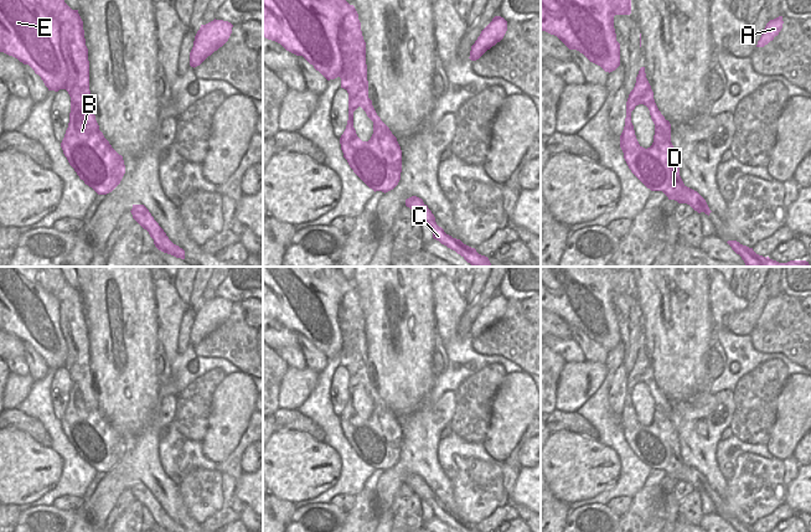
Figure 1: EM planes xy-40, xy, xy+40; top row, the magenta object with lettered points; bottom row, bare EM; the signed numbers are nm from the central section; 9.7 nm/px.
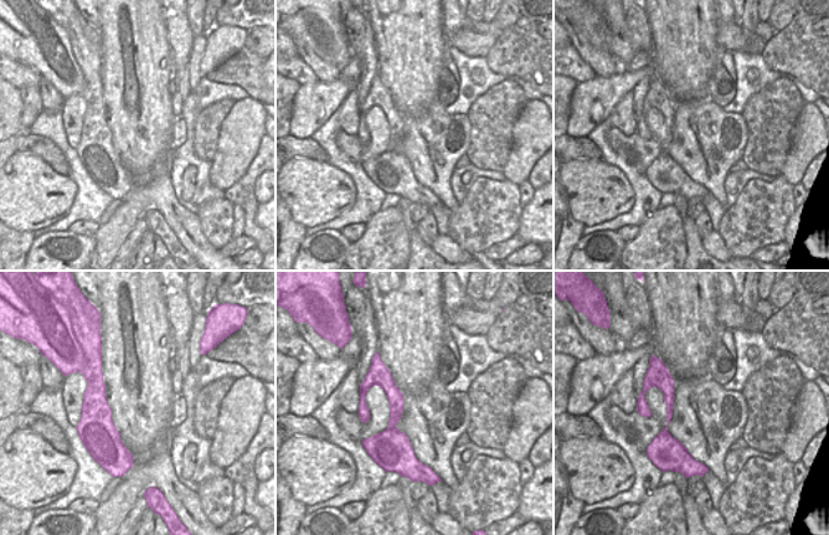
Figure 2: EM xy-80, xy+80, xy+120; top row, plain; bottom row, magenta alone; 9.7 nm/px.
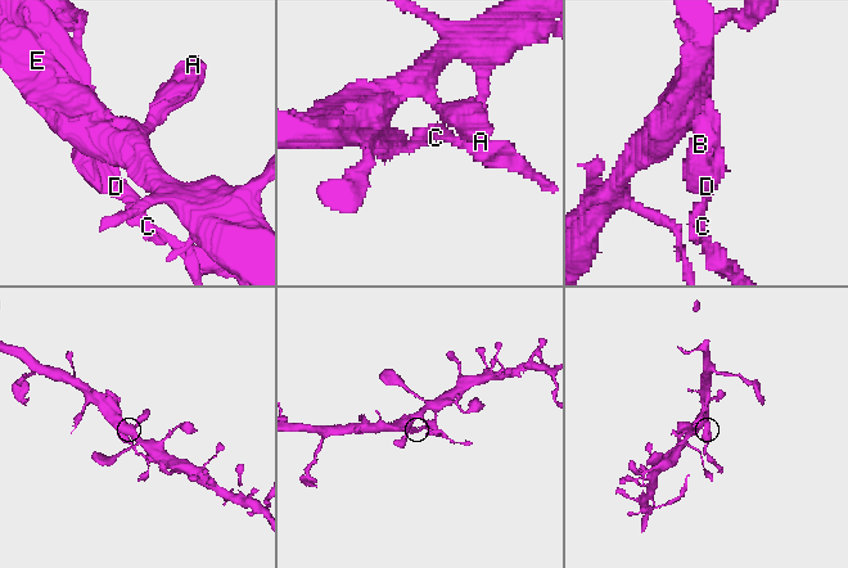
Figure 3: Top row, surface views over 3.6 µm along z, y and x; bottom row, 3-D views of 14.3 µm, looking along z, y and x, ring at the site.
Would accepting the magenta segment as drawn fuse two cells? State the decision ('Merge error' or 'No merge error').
Merge error

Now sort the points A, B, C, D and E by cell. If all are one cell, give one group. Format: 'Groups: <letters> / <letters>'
Groups: A B D E / C

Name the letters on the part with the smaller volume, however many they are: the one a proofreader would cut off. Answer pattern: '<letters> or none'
C

